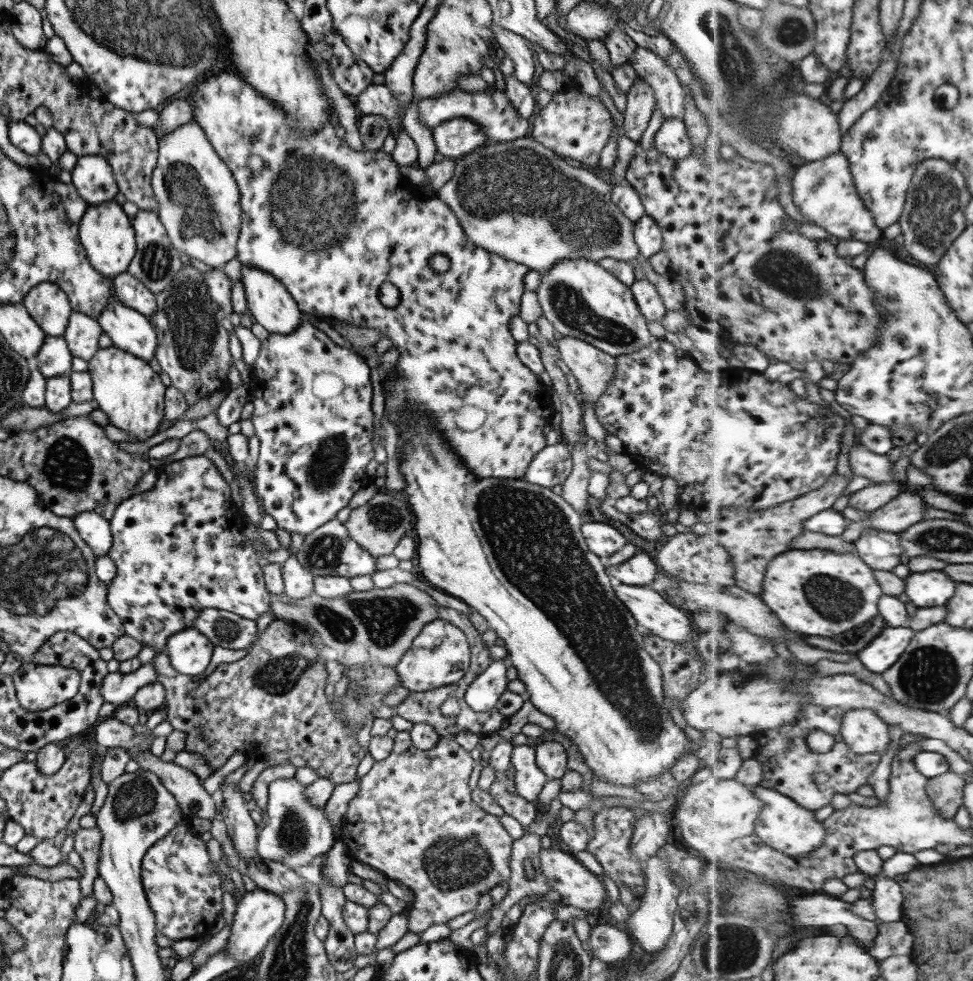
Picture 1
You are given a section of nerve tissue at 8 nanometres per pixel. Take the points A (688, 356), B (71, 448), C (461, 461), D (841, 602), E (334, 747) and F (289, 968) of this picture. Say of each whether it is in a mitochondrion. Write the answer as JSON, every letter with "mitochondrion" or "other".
{"A":"other","B":"mitochondrion","C":"other","D":"mitochondrion","E":"other","F":"mitochondrion"}

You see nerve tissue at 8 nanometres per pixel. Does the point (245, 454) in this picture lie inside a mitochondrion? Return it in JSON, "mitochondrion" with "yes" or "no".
{"mitochondrion":"no"}

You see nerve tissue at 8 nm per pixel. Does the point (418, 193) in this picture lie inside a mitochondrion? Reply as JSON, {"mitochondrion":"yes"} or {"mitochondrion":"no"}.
{"mitochondrion":"no"}

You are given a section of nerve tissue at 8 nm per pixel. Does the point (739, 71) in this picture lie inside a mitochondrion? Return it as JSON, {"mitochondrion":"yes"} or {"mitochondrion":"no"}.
{"mitochondrion":"yes"}

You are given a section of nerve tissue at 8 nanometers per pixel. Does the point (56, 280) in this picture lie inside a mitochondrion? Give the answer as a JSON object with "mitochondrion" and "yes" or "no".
{"mitochondrion":"no"}

